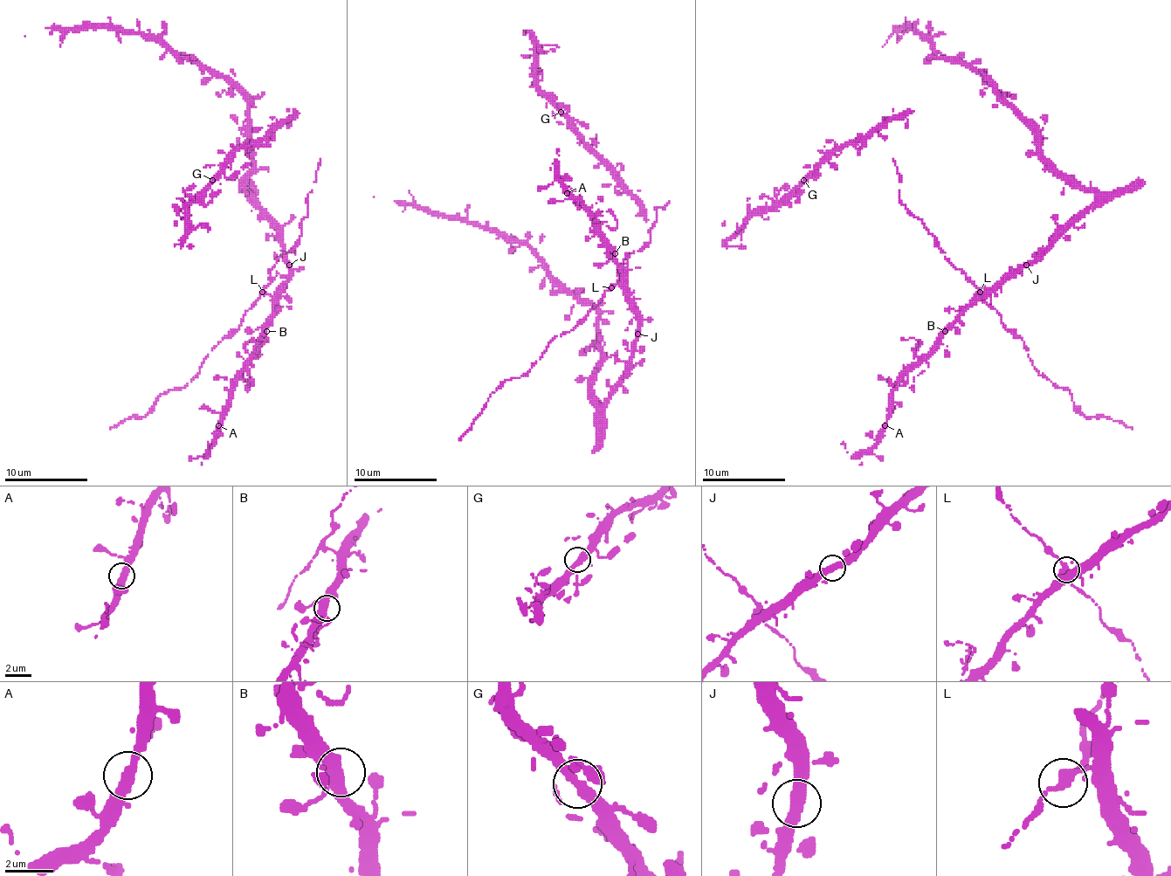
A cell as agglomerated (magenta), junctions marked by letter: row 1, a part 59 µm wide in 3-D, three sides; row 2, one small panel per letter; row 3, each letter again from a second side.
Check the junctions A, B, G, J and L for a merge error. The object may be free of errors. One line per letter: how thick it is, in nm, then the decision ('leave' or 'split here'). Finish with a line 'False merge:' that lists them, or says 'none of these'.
A: 340 nm | leave
B: 360 nm | leave
G: 420 nm | leave
J: 400 nm | leave
L: 320 nm | leave
False merge: none of these

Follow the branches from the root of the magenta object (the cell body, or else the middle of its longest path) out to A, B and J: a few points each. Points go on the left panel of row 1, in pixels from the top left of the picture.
A: (285, 281), (277, 313), (251, 362), (229, 392), (229, 409), (218, 425)
B: (285, 281), (277, 305), (277, 314), (268, 323), (266, 331)
J: (285, 281), (289, 275), (289, 265)

